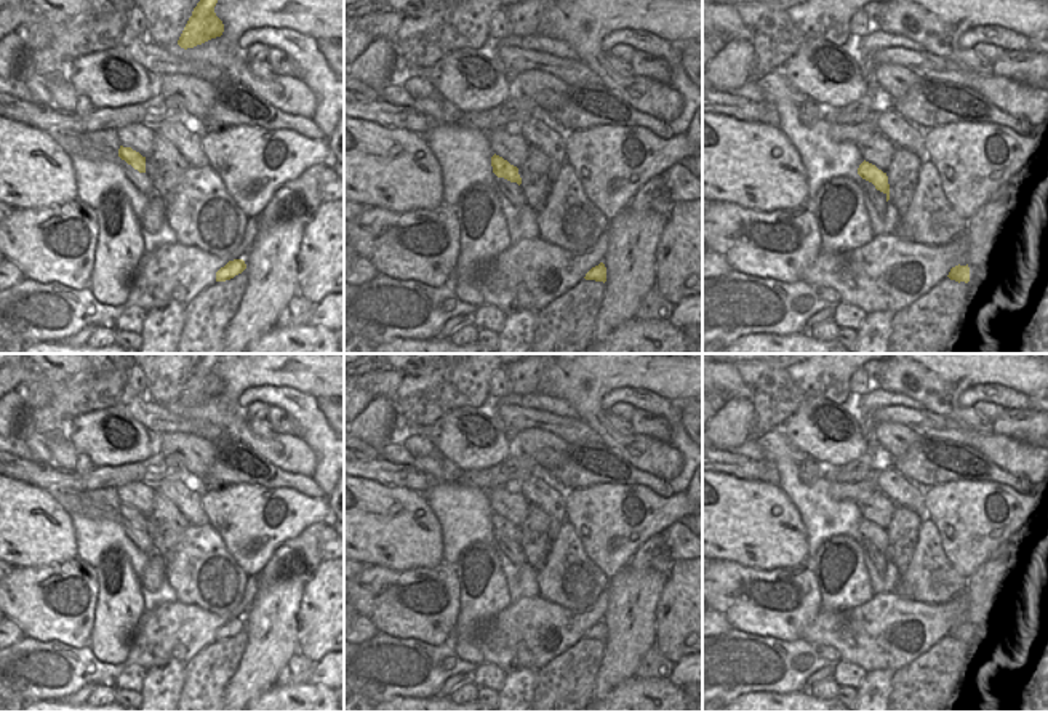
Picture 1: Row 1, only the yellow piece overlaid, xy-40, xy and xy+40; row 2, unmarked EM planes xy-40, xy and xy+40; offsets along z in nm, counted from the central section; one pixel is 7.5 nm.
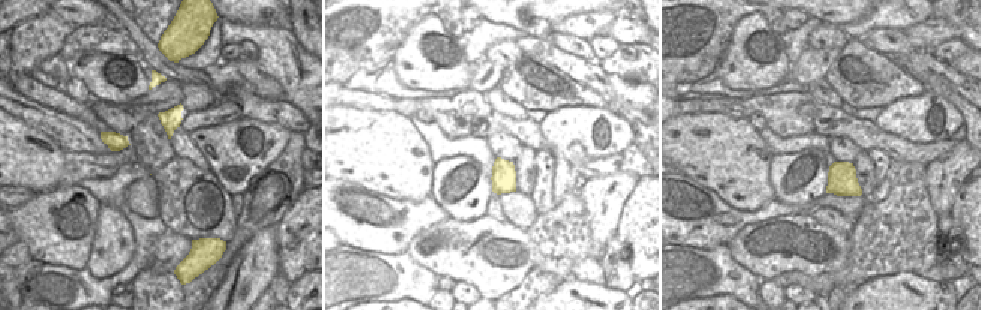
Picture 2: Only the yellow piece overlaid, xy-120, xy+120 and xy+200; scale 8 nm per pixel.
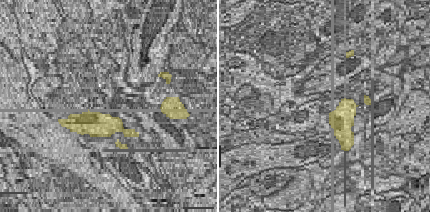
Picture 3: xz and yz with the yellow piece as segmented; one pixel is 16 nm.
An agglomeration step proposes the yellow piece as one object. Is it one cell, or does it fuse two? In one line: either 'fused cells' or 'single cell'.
single cell

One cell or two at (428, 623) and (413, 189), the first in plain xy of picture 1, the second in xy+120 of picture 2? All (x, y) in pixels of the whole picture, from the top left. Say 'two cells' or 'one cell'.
two cells

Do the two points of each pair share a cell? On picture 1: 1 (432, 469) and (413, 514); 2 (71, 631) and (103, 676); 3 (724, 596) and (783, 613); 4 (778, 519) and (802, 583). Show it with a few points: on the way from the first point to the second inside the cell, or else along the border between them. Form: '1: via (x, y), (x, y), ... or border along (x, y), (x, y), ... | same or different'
1: border along (423, 495), (440, 528) | different
2: border along (47, 642), (58, 640), (77, 648), (88, 647) | different
3: via (738, 596), (756, 600), (768, 610) | same
4: border along (804, 564), (759, 570) | different

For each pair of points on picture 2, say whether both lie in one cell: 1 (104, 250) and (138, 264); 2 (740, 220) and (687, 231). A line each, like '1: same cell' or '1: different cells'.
1: different cells
2: same cell

